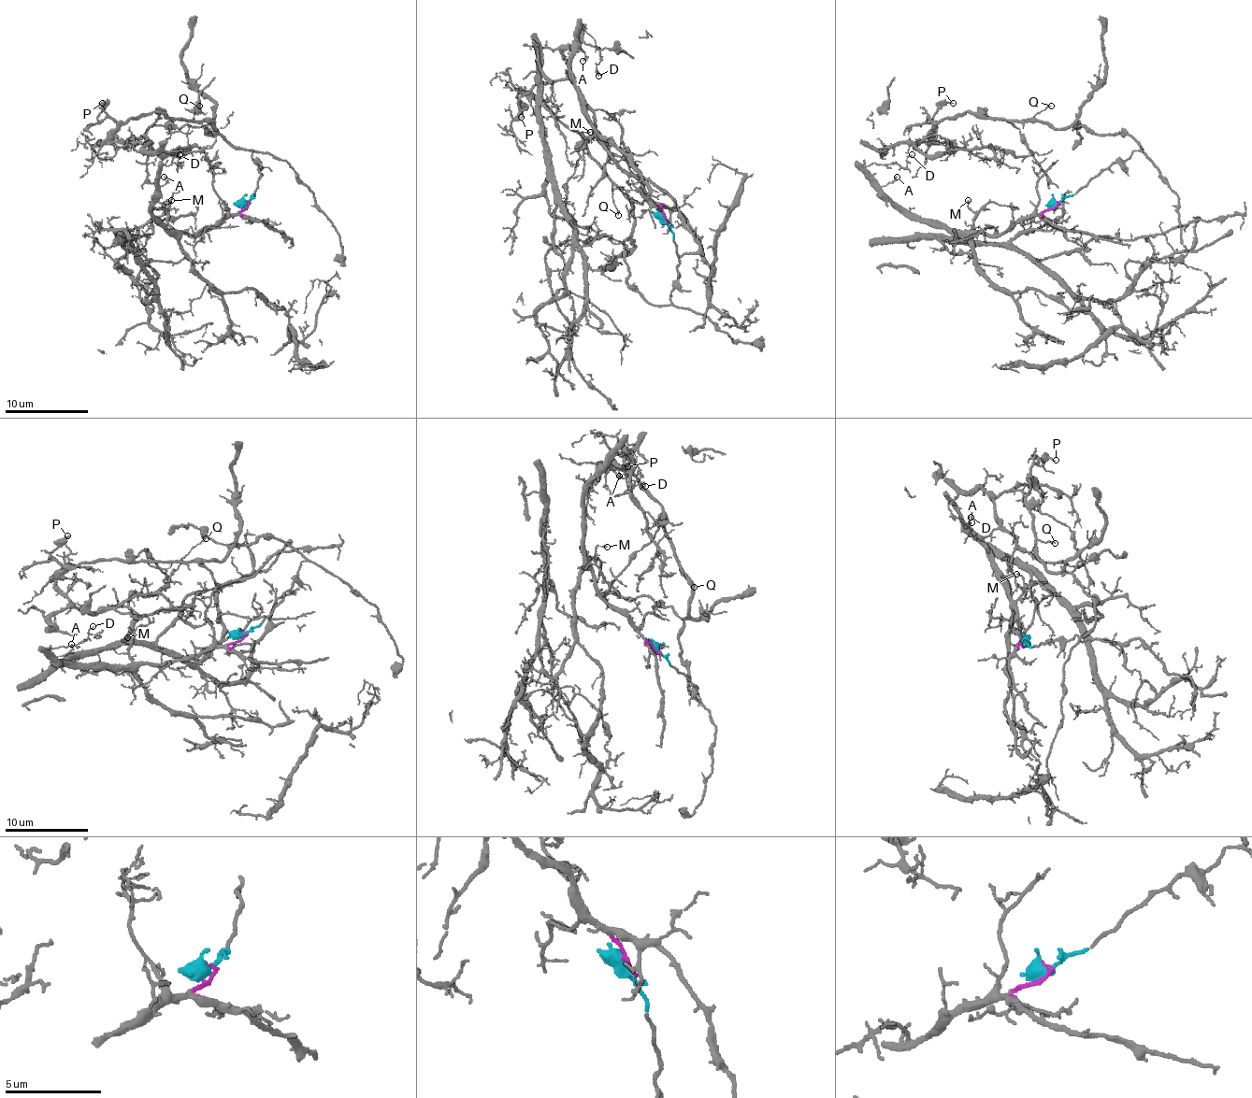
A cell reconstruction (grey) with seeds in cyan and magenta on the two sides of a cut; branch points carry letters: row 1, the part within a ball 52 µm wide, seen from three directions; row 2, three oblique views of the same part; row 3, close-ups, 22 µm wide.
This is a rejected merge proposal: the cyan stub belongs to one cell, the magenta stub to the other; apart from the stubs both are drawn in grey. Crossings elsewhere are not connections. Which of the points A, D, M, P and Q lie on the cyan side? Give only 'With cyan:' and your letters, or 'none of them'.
With cyan: P, Q

